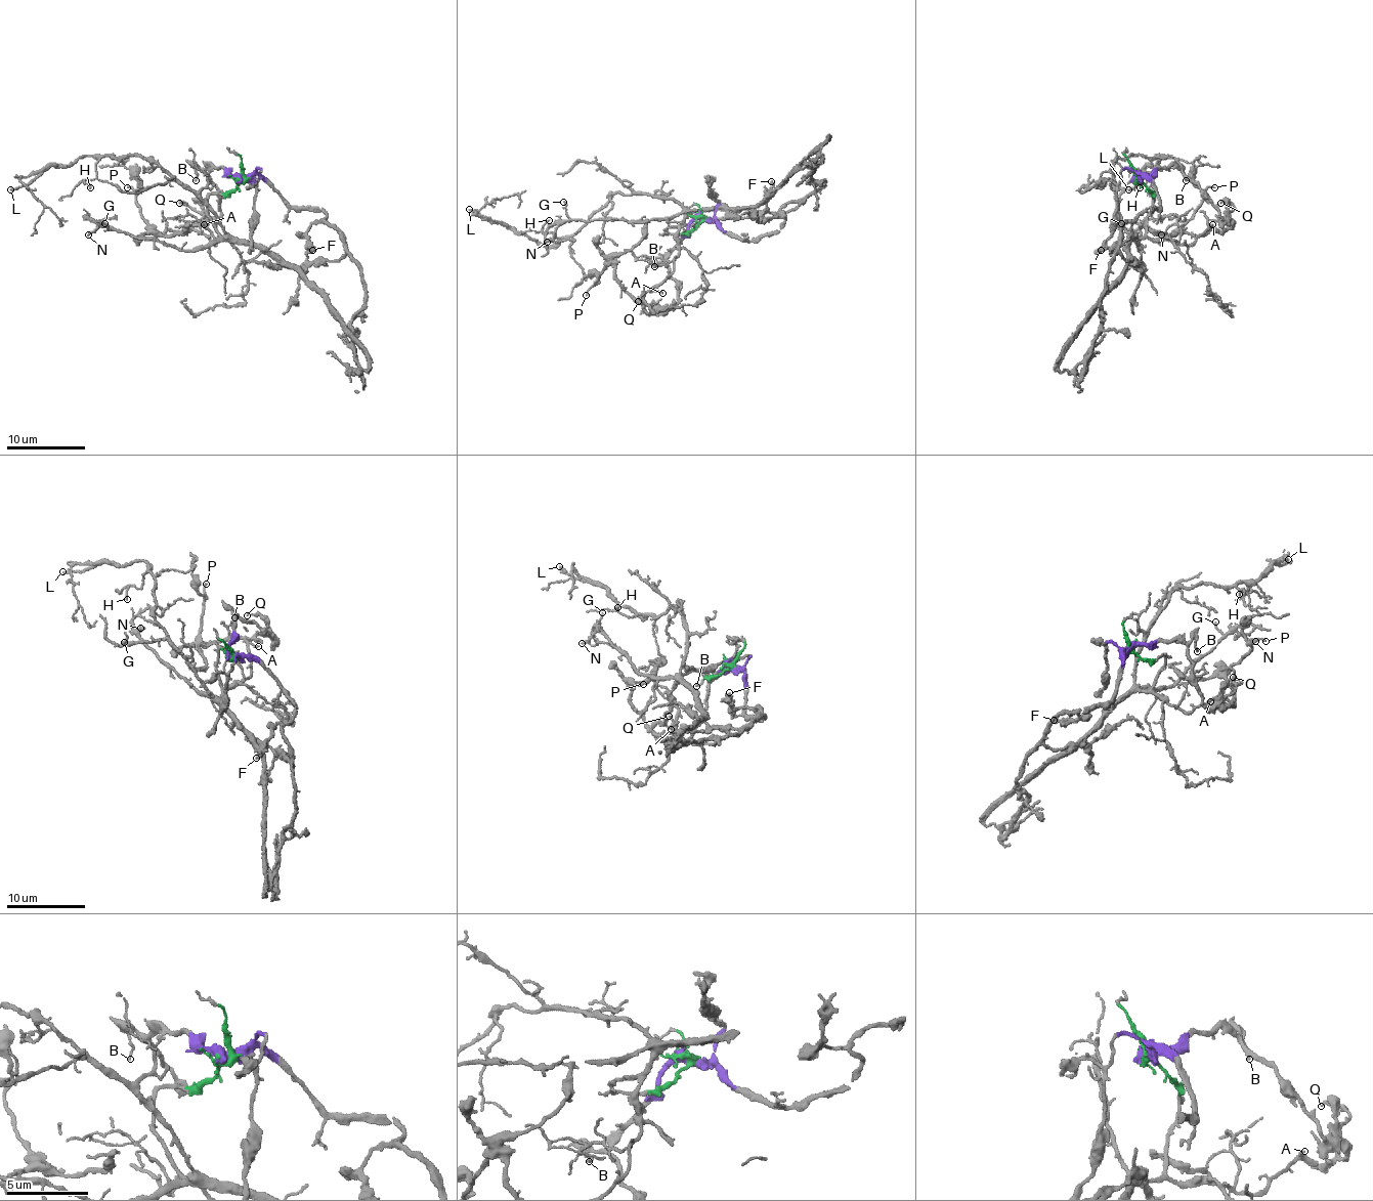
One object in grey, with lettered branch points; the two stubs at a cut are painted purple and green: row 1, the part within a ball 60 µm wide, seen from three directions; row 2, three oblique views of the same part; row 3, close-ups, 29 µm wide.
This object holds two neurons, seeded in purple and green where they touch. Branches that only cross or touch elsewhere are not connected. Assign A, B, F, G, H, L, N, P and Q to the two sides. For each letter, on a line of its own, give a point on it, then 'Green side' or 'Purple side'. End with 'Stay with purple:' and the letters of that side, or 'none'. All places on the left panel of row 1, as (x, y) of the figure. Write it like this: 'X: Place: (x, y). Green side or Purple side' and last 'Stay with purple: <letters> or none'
A: Place: (204, 224). Green side
B: Place: (196, 180). Purple side
F: Place: (312, 250). Purple side
G: Place: (104, 223). Green side
H: Place: (90, 187). Green side
L: Place: (10, 189). Green side
N: Place: (88, 234). Green side
P: Place: (127, 187). Purple side
Q: Place: (179, 203). Purple side
Stay with purple: B, F, P, Q

